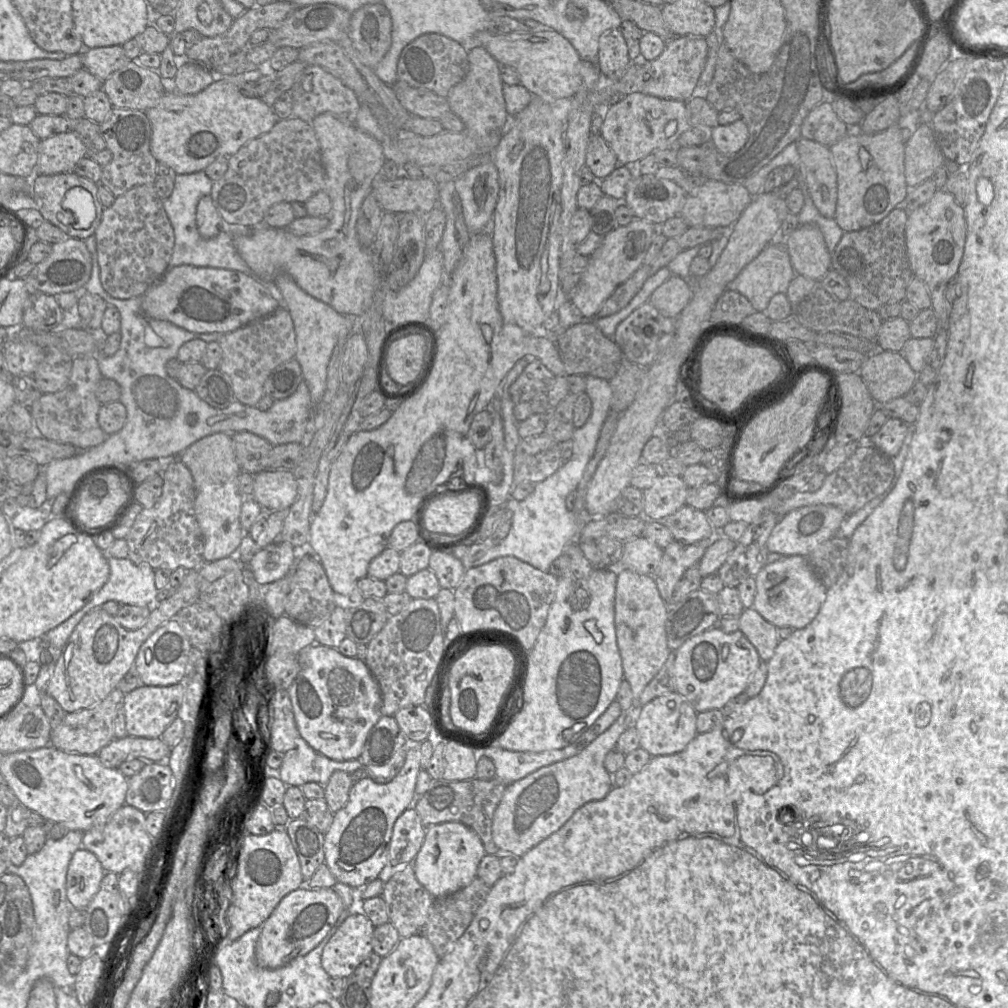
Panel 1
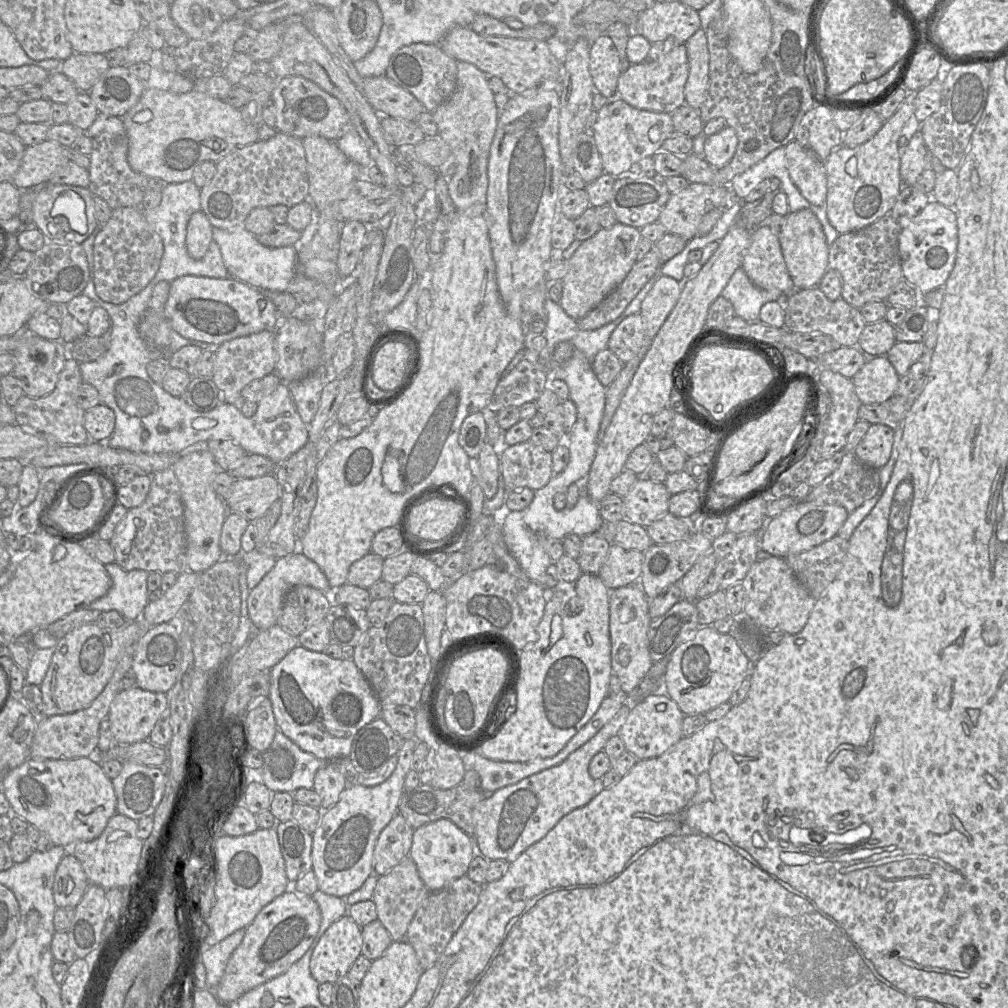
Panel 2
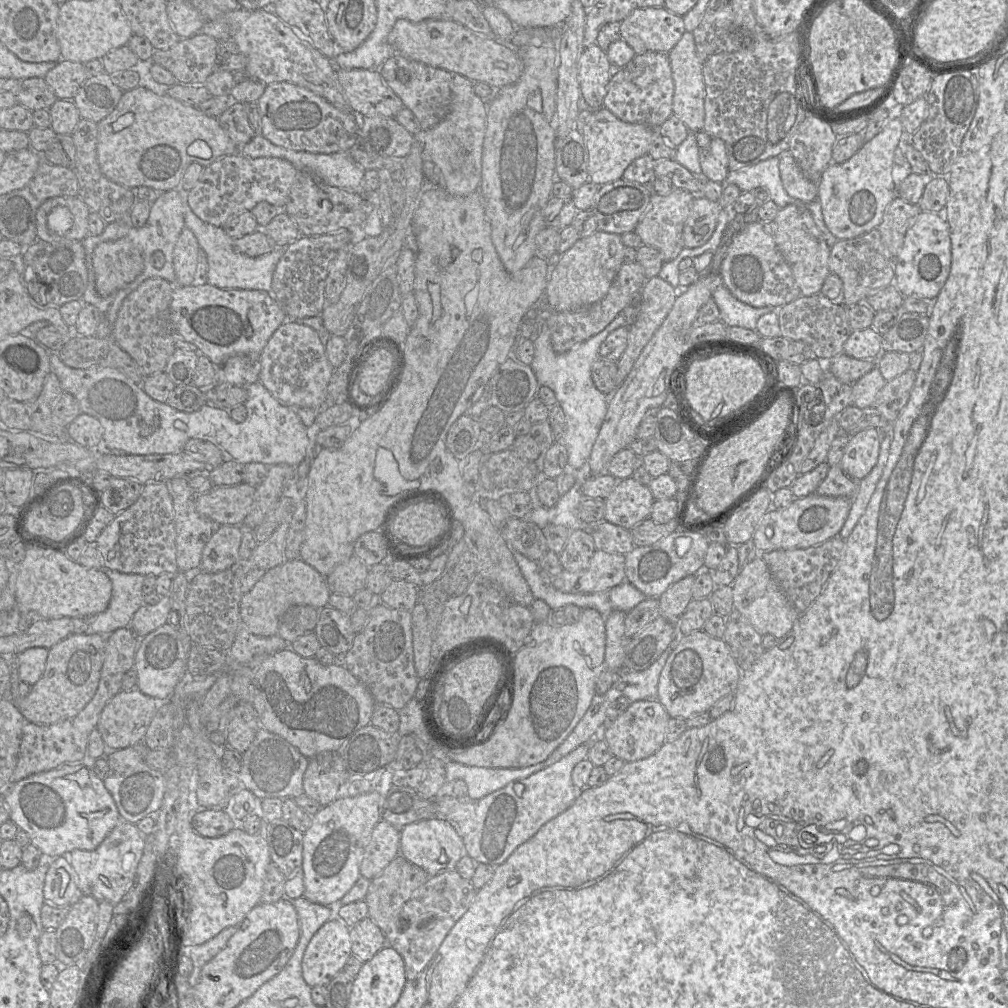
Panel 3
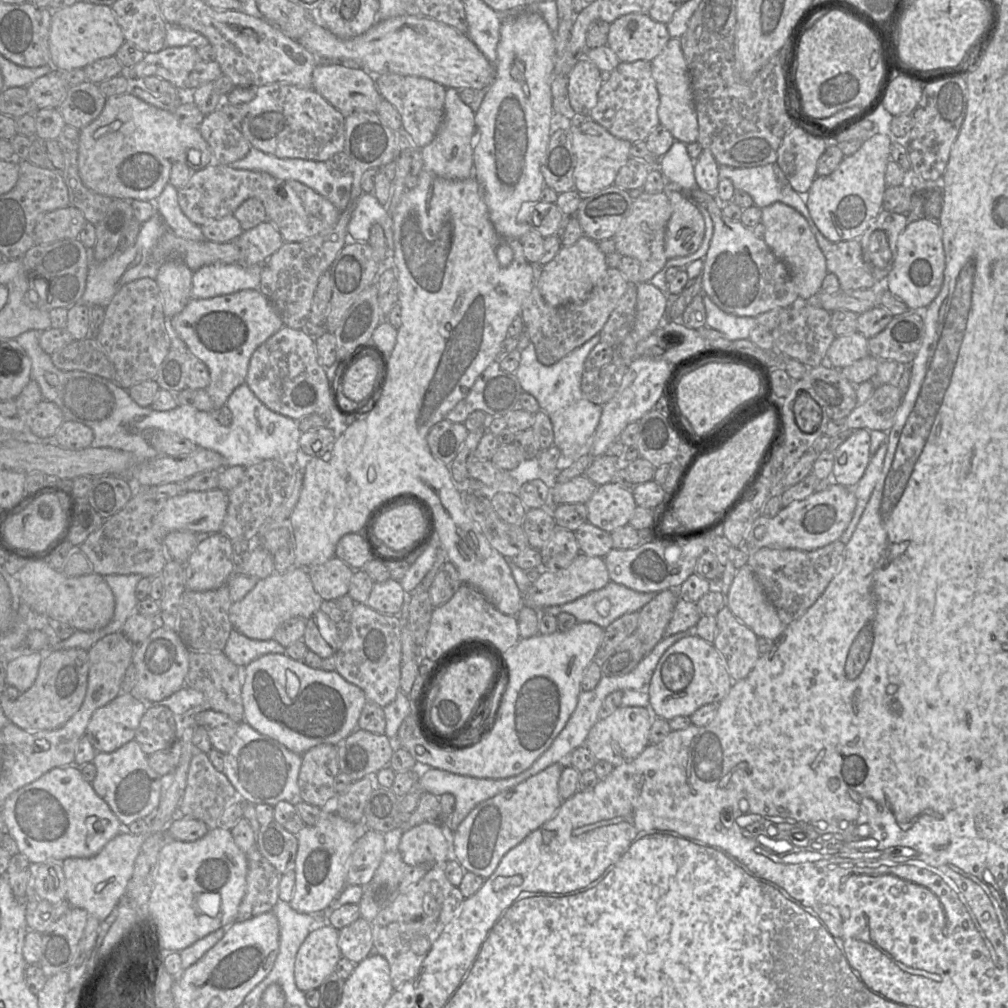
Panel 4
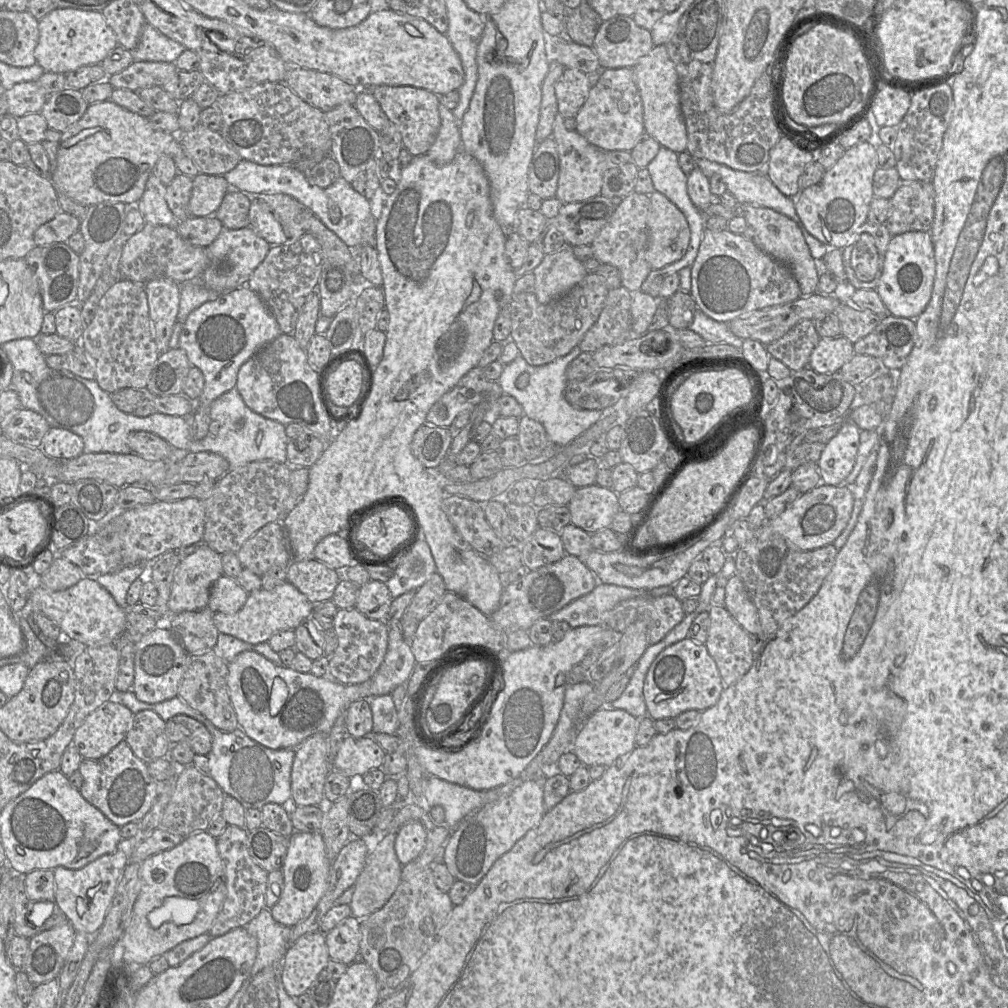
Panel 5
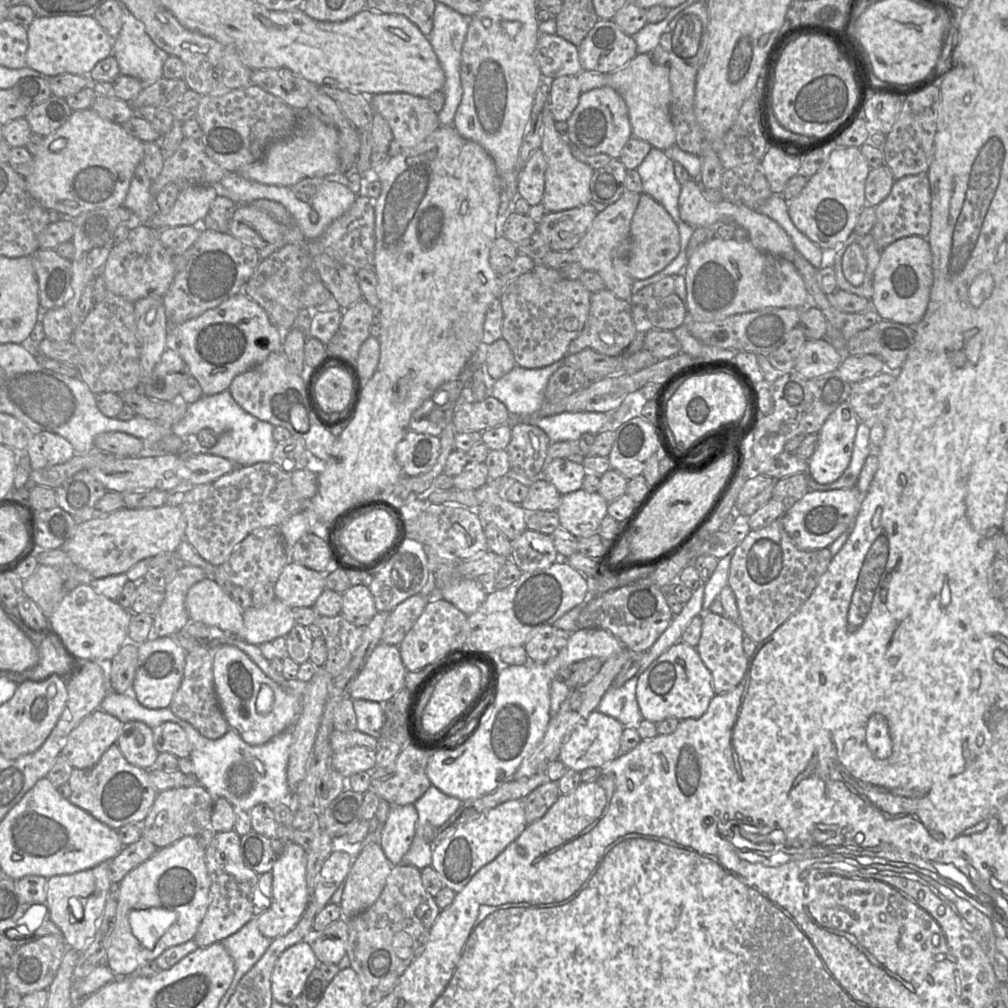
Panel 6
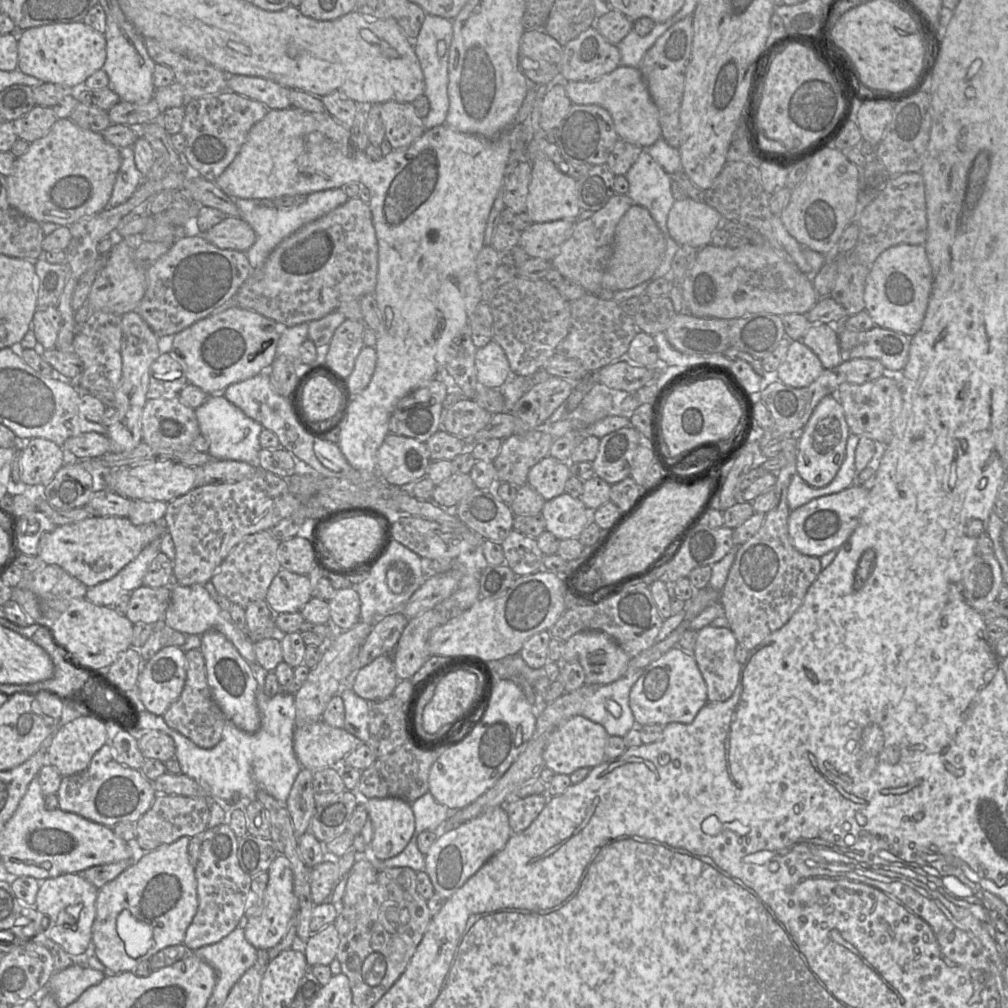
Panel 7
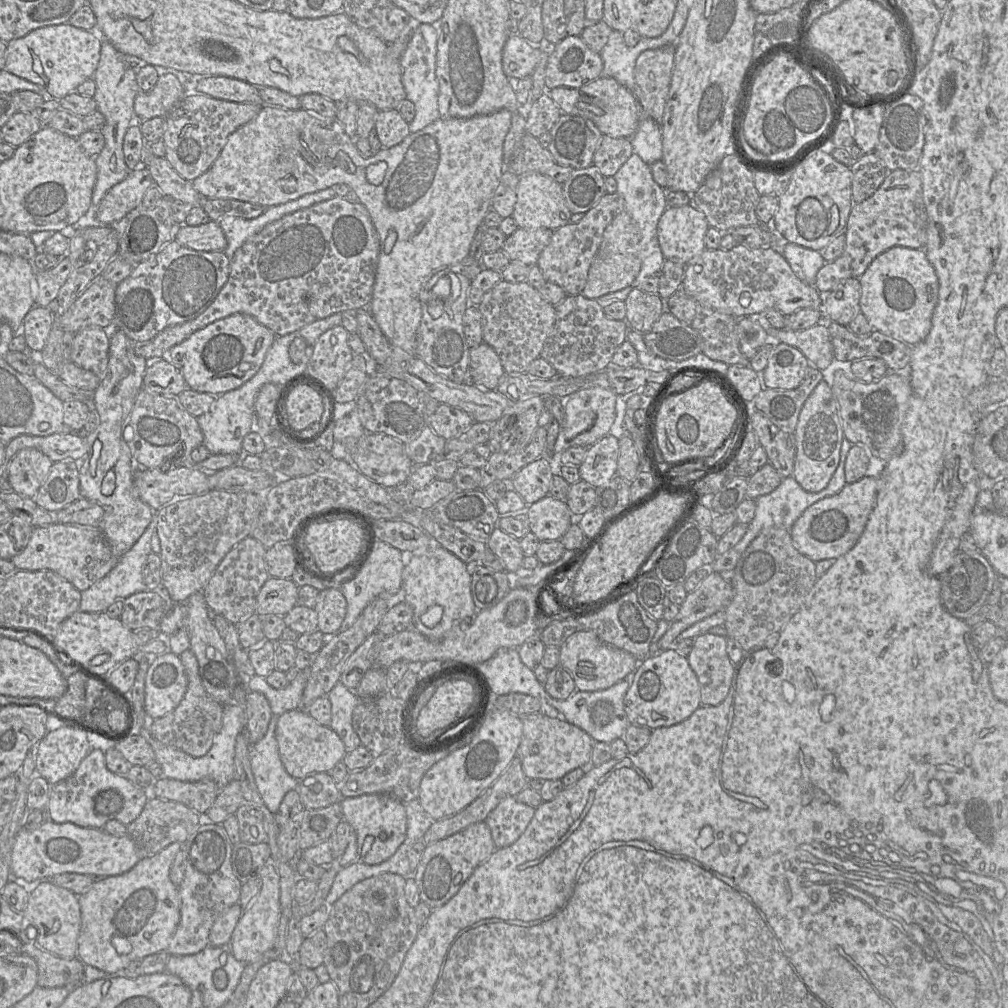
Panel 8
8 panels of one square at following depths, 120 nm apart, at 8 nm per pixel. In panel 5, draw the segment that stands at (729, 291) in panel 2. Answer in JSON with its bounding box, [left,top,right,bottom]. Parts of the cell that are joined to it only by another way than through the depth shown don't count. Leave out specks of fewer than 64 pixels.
[689,308,744,348]

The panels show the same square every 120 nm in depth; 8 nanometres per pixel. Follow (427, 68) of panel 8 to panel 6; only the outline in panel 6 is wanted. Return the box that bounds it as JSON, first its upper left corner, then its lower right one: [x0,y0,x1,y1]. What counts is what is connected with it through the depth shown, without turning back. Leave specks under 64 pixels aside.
[426,3,469,126]

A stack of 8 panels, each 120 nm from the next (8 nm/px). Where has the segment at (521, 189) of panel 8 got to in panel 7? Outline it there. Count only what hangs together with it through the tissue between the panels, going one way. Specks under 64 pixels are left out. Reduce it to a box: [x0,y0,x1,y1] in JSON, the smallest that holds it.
[526,158,581,223]

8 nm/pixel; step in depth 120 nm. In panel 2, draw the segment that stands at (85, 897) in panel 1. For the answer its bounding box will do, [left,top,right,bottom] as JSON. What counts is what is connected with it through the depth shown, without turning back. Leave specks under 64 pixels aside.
[53,855,90,908]

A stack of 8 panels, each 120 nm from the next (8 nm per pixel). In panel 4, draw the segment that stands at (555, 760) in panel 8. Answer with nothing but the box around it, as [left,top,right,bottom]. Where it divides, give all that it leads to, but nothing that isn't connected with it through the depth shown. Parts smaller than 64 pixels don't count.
[585,706,656,765]

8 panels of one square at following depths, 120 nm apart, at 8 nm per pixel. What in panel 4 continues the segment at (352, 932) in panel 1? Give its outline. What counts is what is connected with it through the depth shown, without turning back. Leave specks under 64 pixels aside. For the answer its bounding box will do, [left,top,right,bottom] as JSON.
[294,925,342,992]

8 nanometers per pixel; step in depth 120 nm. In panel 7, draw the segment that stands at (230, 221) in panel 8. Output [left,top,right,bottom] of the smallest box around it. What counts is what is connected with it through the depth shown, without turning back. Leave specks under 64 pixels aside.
[231,188,349,269]

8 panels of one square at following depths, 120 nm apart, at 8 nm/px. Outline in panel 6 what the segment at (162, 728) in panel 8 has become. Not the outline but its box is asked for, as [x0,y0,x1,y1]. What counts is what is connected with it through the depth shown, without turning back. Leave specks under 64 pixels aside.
[169,644,230,739]

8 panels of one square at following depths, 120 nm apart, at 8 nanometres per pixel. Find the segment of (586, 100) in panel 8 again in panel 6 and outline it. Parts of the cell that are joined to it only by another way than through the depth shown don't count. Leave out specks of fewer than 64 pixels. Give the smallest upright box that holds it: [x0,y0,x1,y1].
[576,54,676,151]

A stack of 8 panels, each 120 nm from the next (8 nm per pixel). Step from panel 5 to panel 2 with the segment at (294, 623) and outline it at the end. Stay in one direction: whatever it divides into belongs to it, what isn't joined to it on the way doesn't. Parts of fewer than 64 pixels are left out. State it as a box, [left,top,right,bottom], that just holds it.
[247,550,331,630]

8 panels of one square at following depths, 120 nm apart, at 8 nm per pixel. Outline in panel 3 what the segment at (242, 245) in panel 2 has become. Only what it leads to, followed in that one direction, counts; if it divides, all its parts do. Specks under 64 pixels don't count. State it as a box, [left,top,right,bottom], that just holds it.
[184,195,285,293]

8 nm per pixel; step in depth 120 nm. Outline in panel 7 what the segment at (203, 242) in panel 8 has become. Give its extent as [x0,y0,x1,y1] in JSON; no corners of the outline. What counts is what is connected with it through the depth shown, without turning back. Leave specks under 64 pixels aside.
[200,216,256,252]

